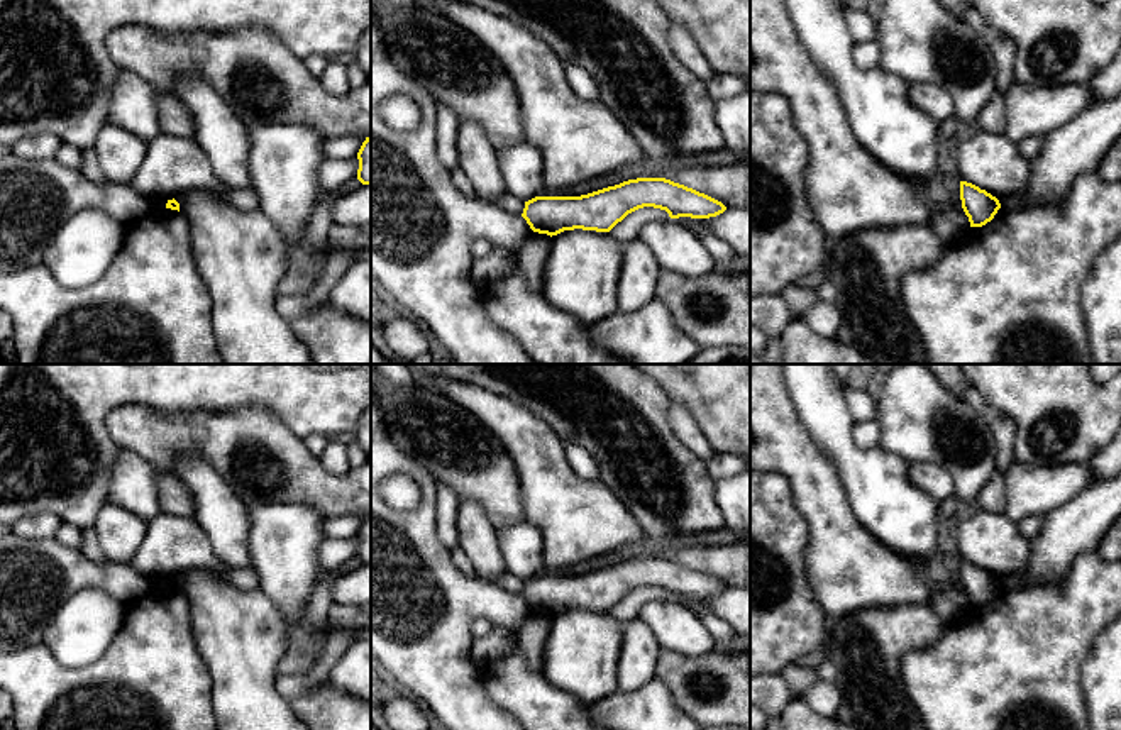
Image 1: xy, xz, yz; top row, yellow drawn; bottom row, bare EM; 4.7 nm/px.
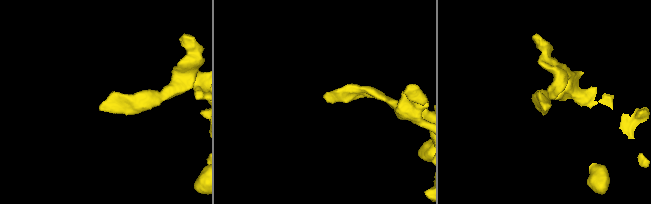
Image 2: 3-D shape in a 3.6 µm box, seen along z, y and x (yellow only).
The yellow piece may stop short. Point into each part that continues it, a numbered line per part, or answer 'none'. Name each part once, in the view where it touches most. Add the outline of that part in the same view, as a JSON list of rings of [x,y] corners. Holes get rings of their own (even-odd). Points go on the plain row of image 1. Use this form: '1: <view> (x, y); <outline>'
none

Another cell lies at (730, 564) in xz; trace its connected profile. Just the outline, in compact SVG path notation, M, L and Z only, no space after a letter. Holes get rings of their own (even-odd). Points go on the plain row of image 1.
M750 535L728 545L664 549L659 557L704 572L726 588L750 588Z

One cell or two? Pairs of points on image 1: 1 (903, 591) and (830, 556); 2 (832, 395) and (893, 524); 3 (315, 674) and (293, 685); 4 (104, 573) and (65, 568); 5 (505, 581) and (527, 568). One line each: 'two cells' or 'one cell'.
1: one cell
2: one cell
3: one cell
4: one cell
5: two cells

